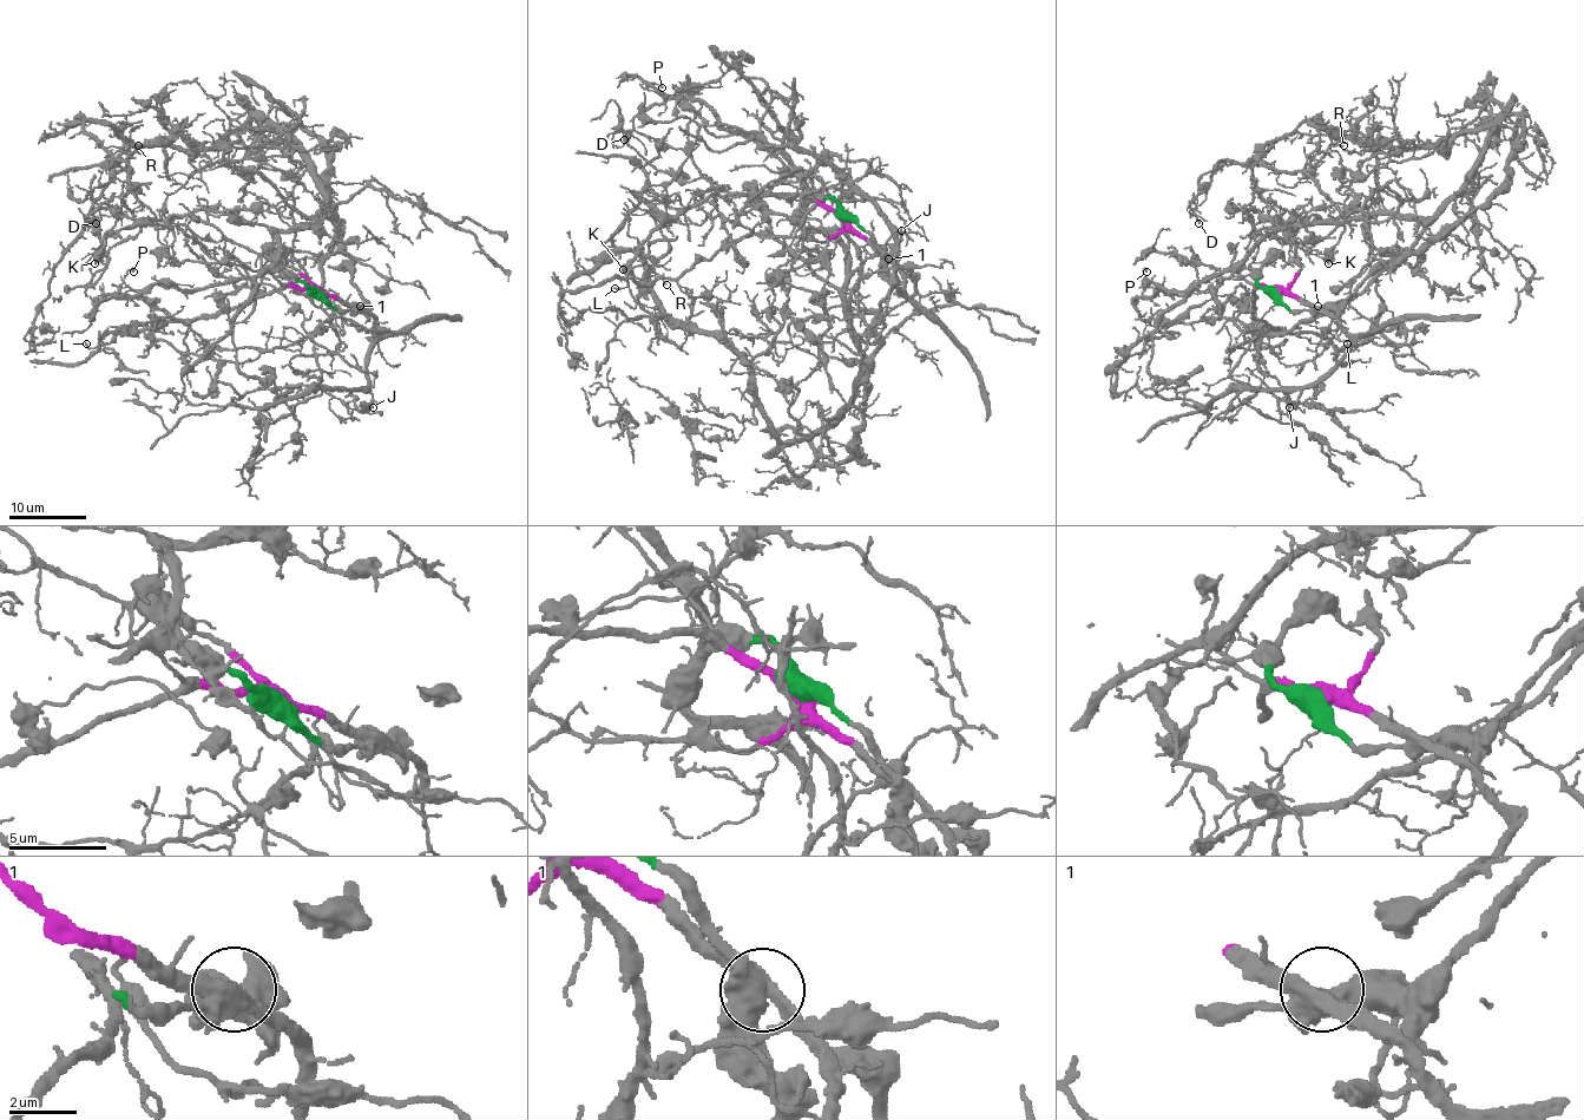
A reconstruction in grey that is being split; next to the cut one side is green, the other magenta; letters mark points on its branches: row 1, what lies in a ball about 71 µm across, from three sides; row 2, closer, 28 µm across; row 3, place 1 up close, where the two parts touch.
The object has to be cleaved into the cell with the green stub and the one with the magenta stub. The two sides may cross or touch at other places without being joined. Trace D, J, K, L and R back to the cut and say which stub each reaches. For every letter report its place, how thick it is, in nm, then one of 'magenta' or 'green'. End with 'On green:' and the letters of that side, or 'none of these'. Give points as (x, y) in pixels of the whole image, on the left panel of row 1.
D: (96, 223) | 100 nm | green
J: (373, 407) | 120 nm | magenta
K: (94, 263) | 500 nm | magenta
L: (86, 344) | 110 nm | magenta
R: (138, 145) | 100 nm | green
On green: D, R

